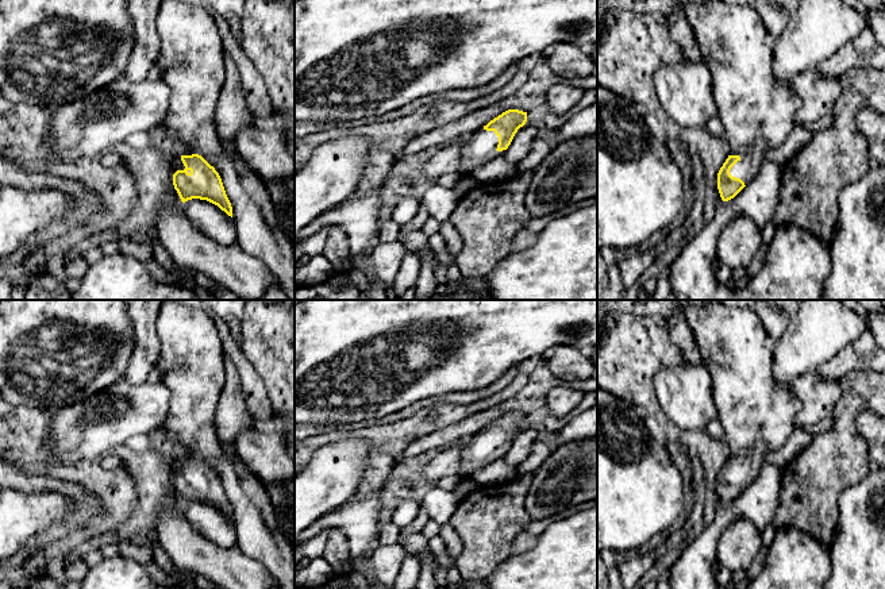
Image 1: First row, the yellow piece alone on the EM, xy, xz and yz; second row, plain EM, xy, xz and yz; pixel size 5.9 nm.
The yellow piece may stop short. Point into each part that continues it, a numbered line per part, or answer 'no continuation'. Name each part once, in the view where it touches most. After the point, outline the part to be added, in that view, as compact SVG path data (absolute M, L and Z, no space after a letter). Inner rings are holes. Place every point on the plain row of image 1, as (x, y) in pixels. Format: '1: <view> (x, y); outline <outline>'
1: yz (751, 459); outline M763 446L749 447L738 454L732 454L730 458L739 458L740 462L731 470L731 478L740 481L744 488L750 486L766 463L766 457Z

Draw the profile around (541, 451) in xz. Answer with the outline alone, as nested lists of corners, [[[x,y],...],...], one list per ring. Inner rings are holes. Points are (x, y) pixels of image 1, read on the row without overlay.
[[[538,439],[532,446],[531,454],[517,466],[515,478],[534,474],[550,457],[550,454],[550,447],[545,442]]]

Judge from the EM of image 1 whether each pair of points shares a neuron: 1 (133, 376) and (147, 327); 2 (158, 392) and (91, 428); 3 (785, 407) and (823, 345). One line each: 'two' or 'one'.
1: one
2: one
3: two

